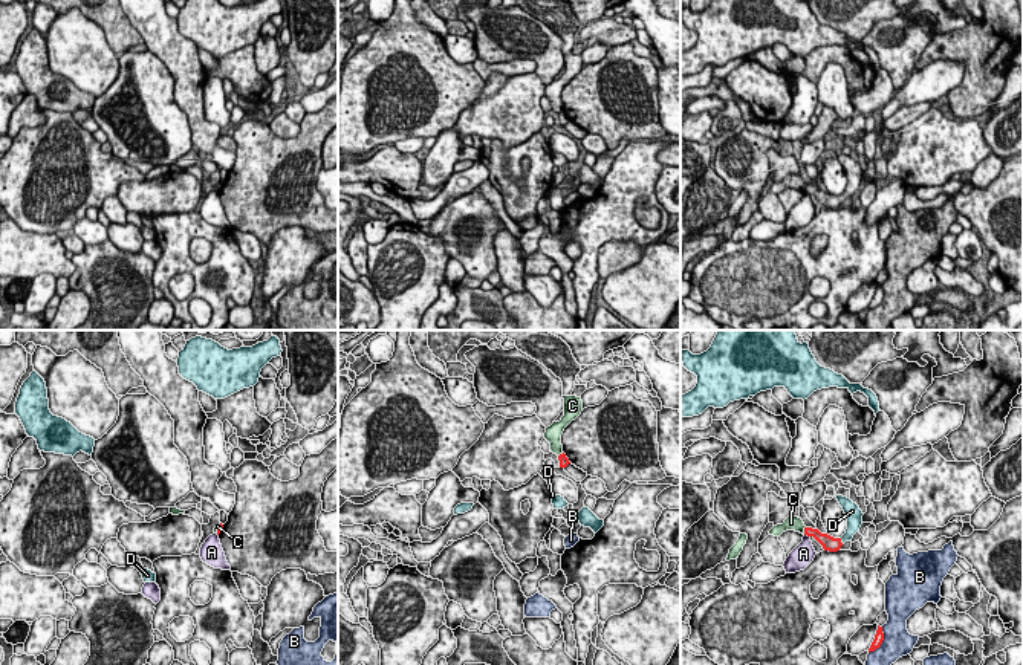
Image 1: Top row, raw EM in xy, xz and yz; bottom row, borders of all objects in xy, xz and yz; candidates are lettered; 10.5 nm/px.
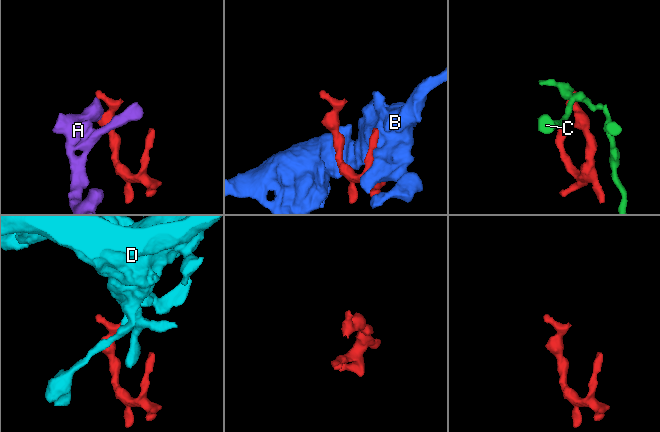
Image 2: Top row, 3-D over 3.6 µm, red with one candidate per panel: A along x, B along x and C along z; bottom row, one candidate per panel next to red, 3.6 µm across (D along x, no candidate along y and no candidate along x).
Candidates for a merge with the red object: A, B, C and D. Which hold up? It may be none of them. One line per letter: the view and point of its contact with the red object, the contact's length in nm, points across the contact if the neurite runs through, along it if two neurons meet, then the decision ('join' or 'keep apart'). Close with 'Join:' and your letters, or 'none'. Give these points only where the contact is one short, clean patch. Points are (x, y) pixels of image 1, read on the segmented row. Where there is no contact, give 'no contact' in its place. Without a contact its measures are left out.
A: meets red in yz at (808, 535); contact 70 nm long; keep apart
B: meets red in yz at (881, 642); contact 320 nm long; keep apart
C: meets red in yz at (805, 531); contact 100 nm long; border along yz (805, 526), (803, 534); keep apart
D: meets red in yz at (840, 541); contact 70 nm long; runs through yz (829, 543), (840, 541), (852, 529), (854, 523); join
Join: D

